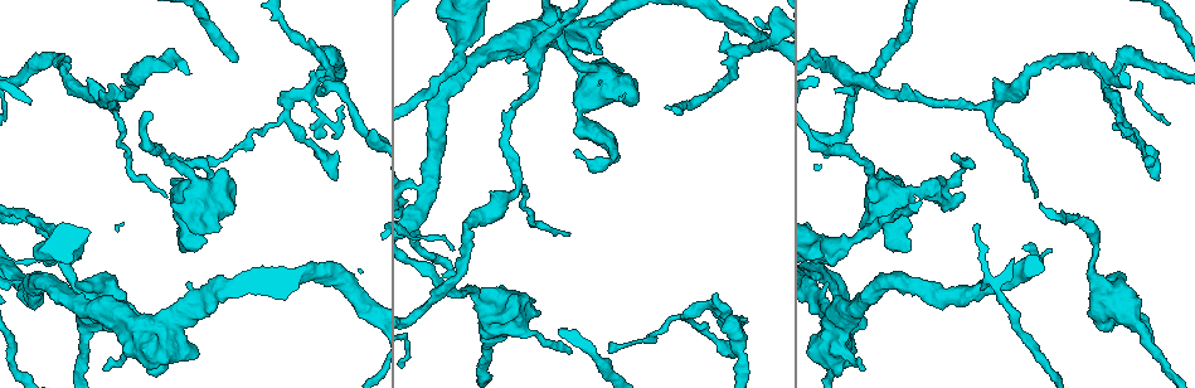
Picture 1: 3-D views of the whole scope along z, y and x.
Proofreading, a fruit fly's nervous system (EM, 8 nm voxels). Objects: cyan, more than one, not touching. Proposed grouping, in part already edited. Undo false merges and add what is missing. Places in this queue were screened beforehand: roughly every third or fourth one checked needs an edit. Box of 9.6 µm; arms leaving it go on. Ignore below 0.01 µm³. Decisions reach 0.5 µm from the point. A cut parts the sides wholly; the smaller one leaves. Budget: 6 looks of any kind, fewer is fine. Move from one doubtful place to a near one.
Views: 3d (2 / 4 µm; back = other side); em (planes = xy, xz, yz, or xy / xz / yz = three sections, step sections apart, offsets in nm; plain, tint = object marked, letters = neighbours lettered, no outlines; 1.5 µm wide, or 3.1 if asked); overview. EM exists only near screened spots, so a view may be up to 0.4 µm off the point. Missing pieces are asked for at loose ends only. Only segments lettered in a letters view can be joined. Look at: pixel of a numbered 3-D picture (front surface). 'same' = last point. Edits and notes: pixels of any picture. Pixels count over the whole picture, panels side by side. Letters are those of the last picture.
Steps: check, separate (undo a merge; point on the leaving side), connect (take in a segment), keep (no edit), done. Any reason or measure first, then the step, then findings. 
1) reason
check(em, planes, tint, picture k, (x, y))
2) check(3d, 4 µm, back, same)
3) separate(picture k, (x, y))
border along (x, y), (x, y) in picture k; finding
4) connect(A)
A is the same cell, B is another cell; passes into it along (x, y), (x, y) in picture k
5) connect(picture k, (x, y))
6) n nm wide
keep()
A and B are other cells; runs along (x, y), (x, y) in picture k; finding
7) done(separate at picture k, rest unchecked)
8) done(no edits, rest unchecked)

thick turns thin
check(em, yz, step 4, tint, picture 1, (18, 283))

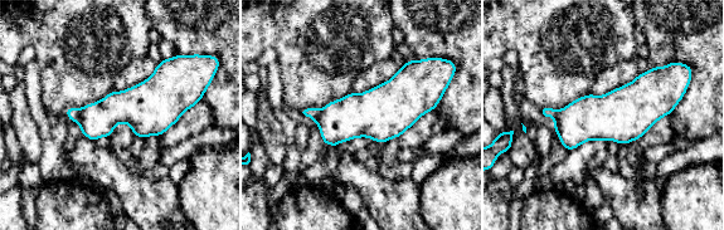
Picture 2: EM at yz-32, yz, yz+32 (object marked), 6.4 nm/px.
check(em, xz, step 8, letters, same)

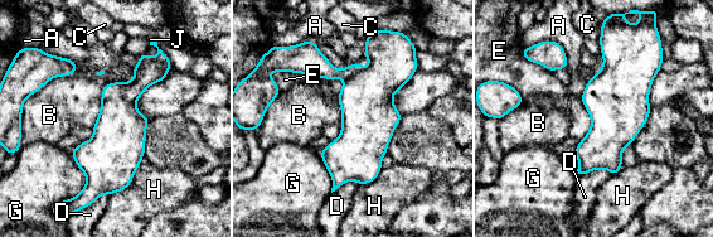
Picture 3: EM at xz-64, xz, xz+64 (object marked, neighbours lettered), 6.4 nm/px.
340 nm wide
separate(picture 3, (316, 64))
A, B, C, D, E, G, H and J are other cells; border along (358, 71), (345, 81) in picture 3; a second neuron is stuck on

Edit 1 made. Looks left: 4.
a narrow waist
check(em, planes, letters, picture 1, (611, 160))

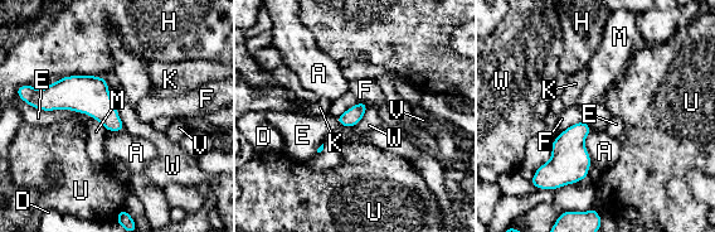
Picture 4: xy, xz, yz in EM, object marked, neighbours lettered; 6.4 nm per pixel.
110 nm wide
keep()
A, D, E, F, H, K, M, U, V and W are other cells; continuous, no second neuron

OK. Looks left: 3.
free end
check(em, planes, letters, picture 1, (595, 24))

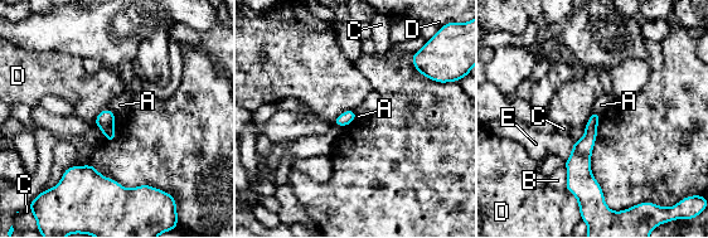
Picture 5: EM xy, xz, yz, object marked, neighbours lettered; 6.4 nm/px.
keep()
A, B, C, D and E are other cells; border along (107, 107), (115, 115) in picture 5; none of them fits

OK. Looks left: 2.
done(separate at picture 3, rest unchecked)

